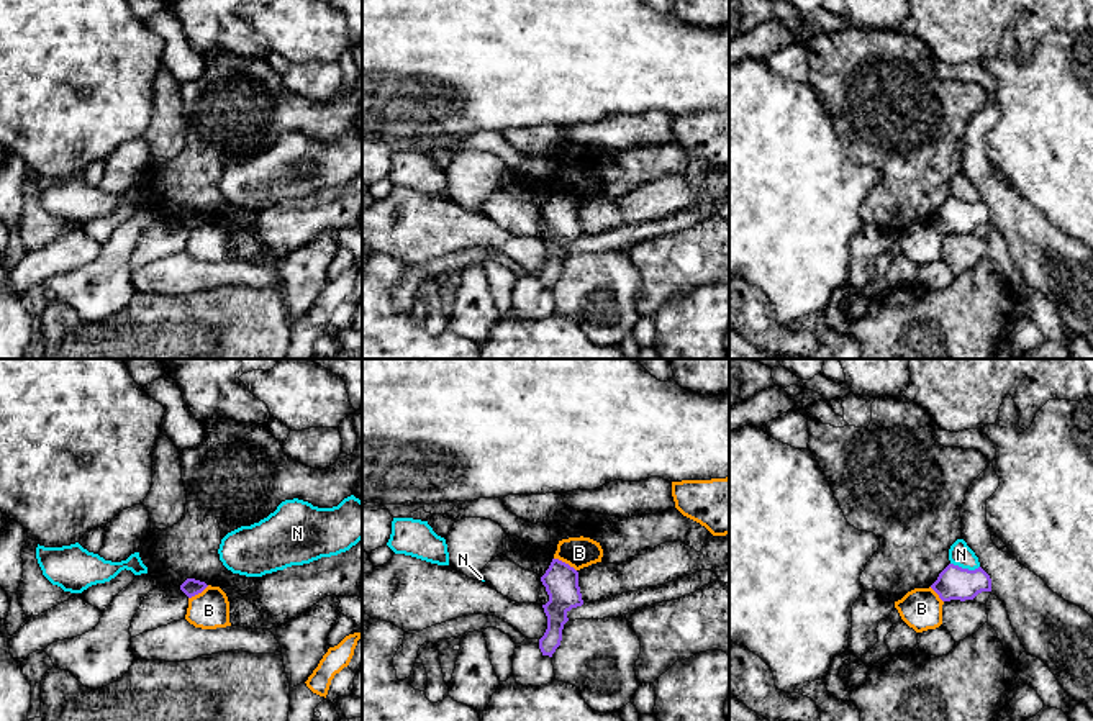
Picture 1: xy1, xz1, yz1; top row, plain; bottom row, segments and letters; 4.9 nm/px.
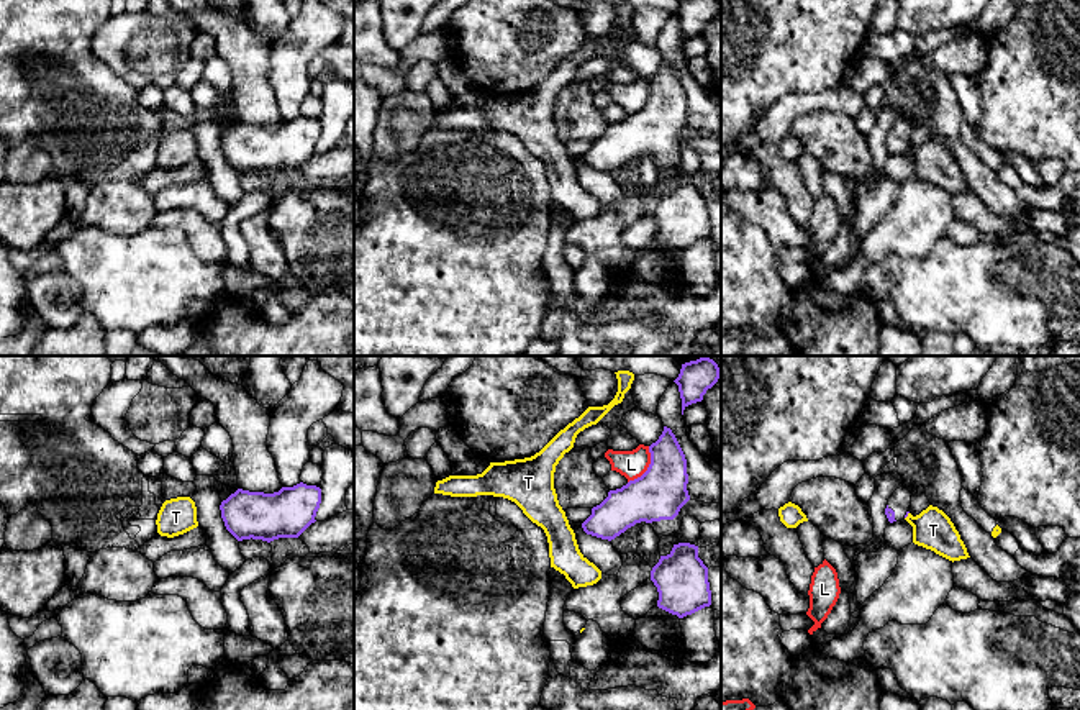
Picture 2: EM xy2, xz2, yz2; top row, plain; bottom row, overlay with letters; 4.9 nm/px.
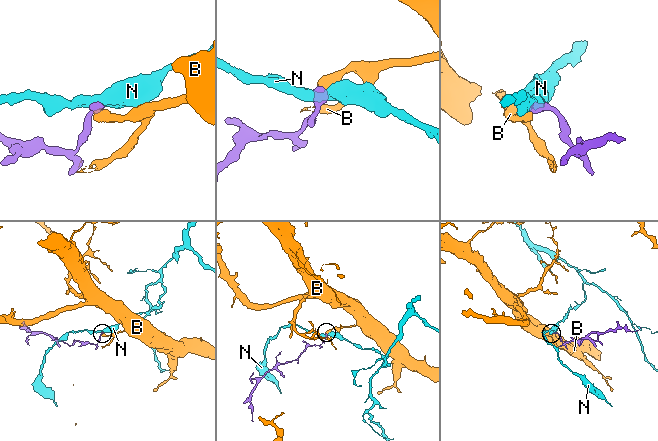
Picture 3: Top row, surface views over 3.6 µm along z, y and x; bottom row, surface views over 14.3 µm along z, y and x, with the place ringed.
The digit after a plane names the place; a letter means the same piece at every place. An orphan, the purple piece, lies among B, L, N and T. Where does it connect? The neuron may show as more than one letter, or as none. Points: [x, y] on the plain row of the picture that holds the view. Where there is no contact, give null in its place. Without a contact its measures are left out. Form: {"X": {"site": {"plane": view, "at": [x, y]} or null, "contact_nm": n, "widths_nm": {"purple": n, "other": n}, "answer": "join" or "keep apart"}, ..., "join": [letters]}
{"B": {"site": {"plane": "xz1", "at": [564, 195]}, "contact_nm": 130, "widths_nm": {"purple": 170, "other": 150}, "answer": "keep apart"}, "L": {"site": {"plane": "xz2", "at": [648, 100]}, "contact_nm": 220, "widths_nm": {"purple": 260, "other": 140}, "answer": "keep apart"}, "N": {"site": {"plane": "yz1", "at": [966, 202]}, "contact_nm": 150, "widths_nm": {"purple": 160, "other": 110}, "answer": "keep apart"}, "T": {"site": {"plane": "yz2", "at": [907, 148]}, "contact_nm": 40, "widths_nm": {"purple": 20, "other": 190}, "answer": "keep apart"}, "join": []}

